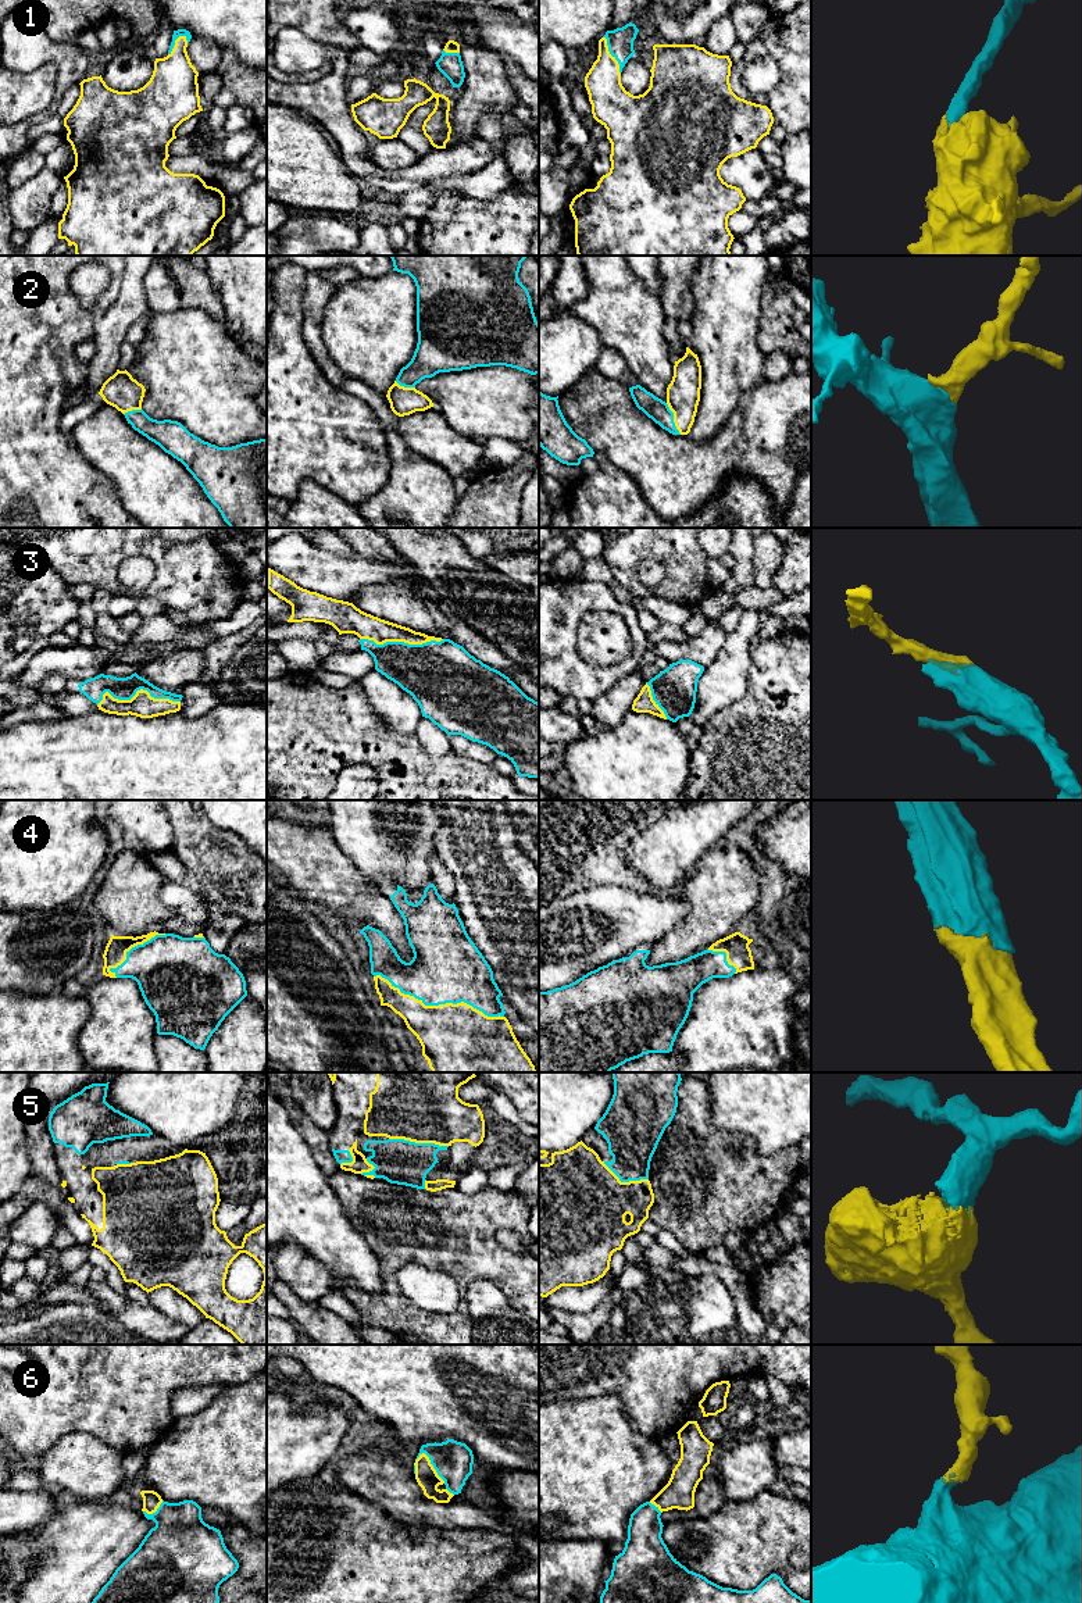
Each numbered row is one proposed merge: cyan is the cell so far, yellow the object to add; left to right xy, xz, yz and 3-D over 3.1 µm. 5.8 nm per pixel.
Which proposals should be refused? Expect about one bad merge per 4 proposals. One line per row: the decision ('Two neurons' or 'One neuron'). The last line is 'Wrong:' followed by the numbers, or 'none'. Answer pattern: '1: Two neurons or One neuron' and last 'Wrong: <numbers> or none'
1: One neuron
2: One neuron
3: One neuron
4: One neuron
5: One neuron
6: One neuron
Wrong: none

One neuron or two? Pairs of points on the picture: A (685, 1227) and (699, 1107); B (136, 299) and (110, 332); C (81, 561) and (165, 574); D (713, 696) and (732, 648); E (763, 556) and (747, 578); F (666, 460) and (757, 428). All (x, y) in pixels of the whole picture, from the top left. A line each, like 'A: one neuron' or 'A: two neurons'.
A: one neuron
B: one neuron
C: one neuron
D: one neuron
E: two neurons
F: one neuron

